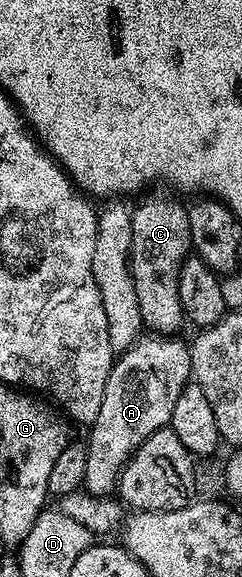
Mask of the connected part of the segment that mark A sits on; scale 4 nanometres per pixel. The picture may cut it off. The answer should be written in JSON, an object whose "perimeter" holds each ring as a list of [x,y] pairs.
{"perimeter":[[[143,333],[128,350],[115,358],[114,367],[108,373],[108,385],[104,385],[104,401],[100,401],[100,413],[96,413],[96,421],[89,424],[90,439],[85,440],[84,489],[88,494],[109,496],[117,488],[122,466],[133,457],[135,449],[148,441],[152,433],[170,425],[172,409],[176,409],[176,397],[180,397],[192,379],[187,340],[174,338],[178,337],[170,333]]]}

